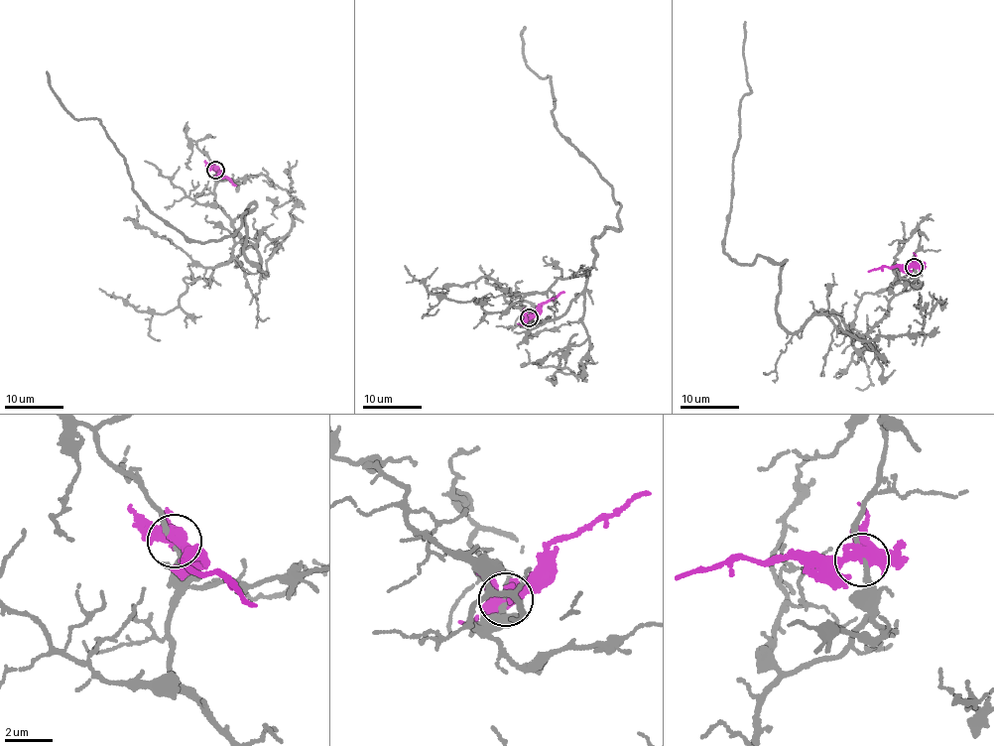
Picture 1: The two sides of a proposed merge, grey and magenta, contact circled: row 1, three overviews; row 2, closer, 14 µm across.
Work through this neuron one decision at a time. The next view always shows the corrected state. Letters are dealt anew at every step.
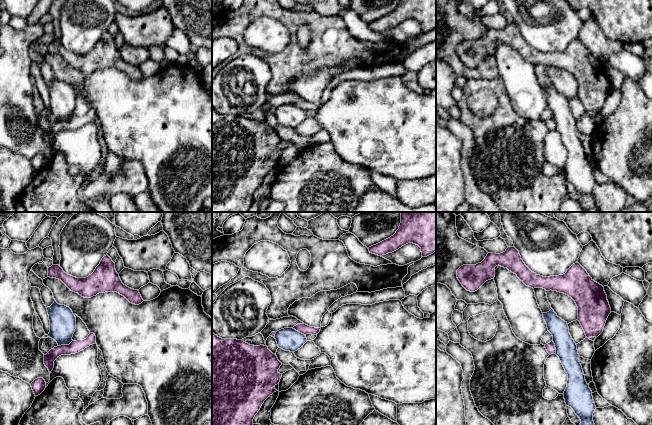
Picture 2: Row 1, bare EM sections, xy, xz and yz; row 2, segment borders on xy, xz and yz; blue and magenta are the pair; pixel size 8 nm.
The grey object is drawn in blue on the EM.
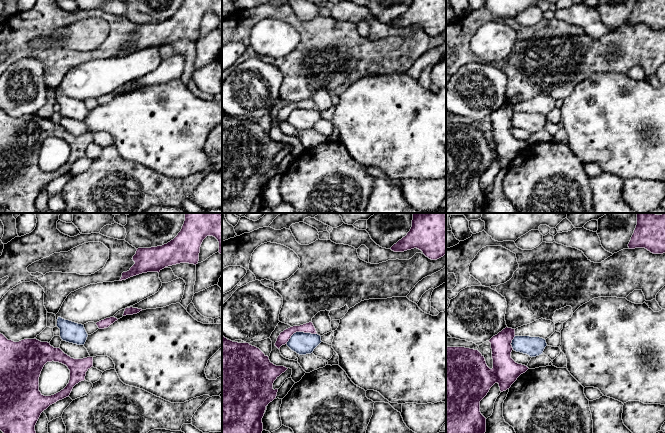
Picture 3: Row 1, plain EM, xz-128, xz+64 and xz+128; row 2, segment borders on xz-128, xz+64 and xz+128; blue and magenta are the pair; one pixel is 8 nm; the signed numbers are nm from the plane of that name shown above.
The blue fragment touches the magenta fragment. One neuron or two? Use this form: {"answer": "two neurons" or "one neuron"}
{"answer": "two neurons"}

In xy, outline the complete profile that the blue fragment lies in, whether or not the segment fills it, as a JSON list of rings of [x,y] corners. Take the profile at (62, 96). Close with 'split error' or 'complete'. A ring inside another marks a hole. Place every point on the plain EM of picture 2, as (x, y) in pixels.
[[[54,77],[50,83],[47,83],[47,87],[50,96],[48,113],[54,115],[58,122],[69,121],[73,117],[76,105],[76,93],[72,86]]] | complete

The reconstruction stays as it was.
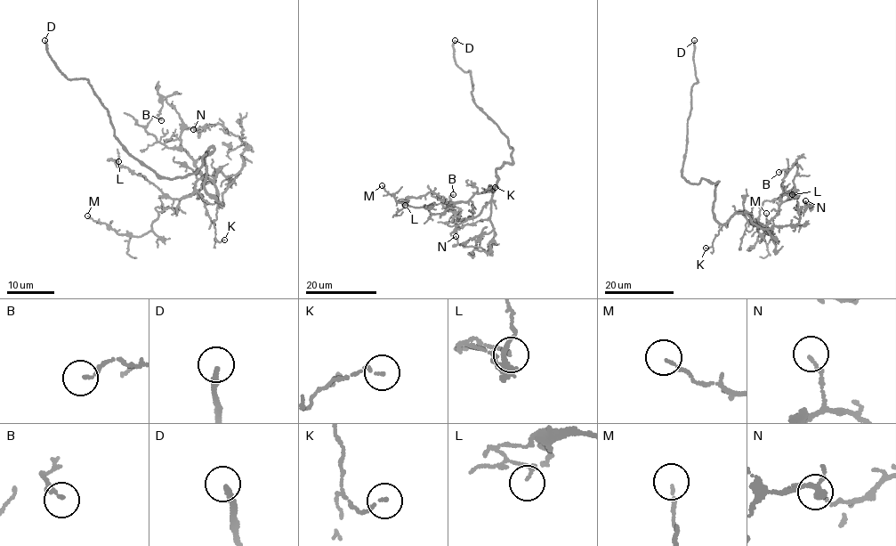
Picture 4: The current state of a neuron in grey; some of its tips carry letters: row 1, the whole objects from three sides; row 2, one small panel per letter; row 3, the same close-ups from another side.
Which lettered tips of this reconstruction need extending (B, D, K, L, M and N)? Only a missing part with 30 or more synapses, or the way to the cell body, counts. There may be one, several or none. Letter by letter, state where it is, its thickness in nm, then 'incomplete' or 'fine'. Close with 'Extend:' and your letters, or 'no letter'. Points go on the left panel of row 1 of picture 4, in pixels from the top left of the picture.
B: (161, 120) | 130 nm | fine
D: (44, 40) | 240 nm | incomplete
K: (224, 240) | 130 nm | fine
L: (118, 161) | 130 nm | fine
M: (87, 215) | 120 nm | fine
N: (193, 129) | 100 nm | fine
Extend: D

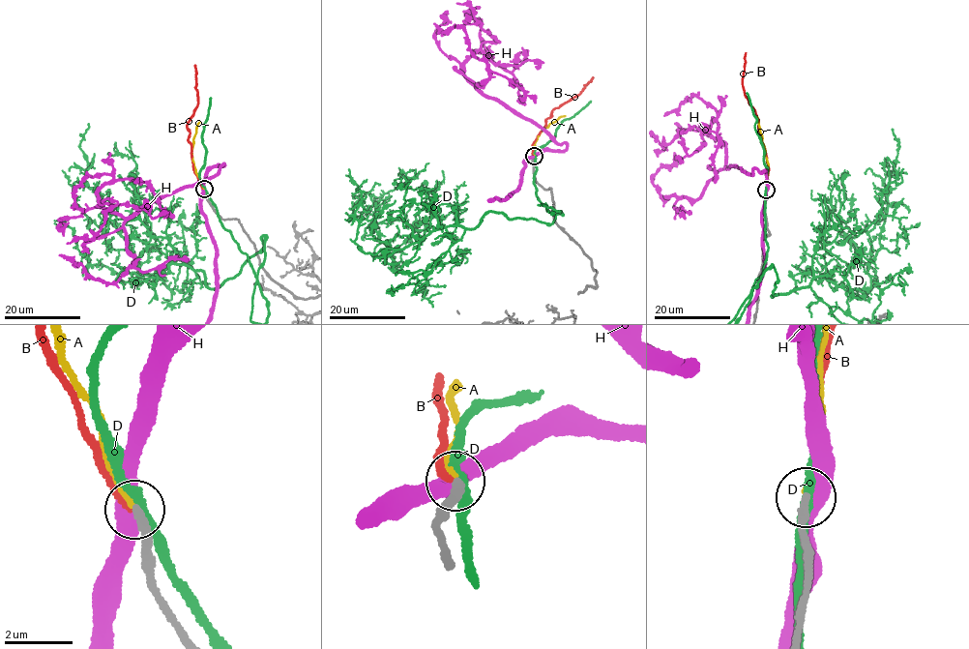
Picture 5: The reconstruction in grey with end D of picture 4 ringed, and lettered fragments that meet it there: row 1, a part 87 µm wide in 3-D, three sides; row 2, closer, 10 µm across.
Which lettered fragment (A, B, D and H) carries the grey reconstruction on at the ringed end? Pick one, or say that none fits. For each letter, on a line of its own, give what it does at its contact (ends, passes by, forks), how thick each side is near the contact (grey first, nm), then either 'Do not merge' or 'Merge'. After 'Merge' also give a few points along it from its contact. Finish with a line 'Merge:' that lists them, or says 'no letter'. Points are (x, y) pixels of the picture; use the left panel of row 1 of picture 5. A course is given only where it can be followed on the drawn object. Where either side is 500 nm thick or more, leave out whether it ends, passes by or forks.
A: It ends there. Thickness 240 nm (grey) against 170 nm. Do not merge
B: It ends there. Thickness 240 nm (grey) against 200 nm. Merge. Its course: (203, 189), (193, 169), (187, 126), (198, 102), (194, 65)
D: It passes by. Thickness 280 nm (grey) against 240 nm. Do not merge
H: It passes by. Thickness 280 nm (grey) against 460 nm. Do not merge
Merge: B

